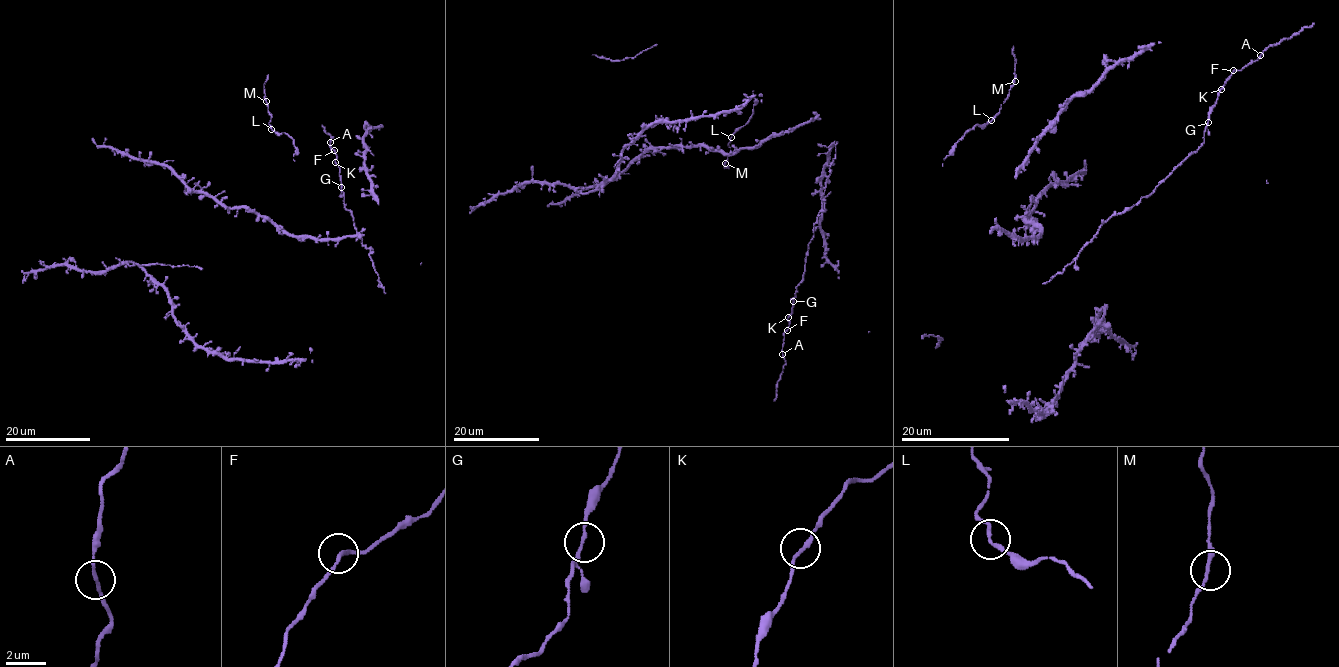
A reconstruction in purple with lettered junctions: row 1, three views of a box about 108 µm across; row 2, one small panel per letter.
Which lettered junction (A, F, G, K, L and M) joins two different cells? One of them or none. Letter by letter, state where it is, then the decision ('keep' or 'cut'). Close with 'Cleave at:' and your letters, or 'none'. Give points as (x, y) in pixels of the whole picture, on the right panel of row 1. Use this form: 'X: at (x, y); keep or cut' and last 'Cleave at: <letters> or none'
A: at (1260, 55); keep
F: at (1233, 70); keep
G: at (1208, 122); keep
K: at (1221, 89); keep
L: at (991, 120); keep
M: at (1015, 81); keep
Cleave at: none

